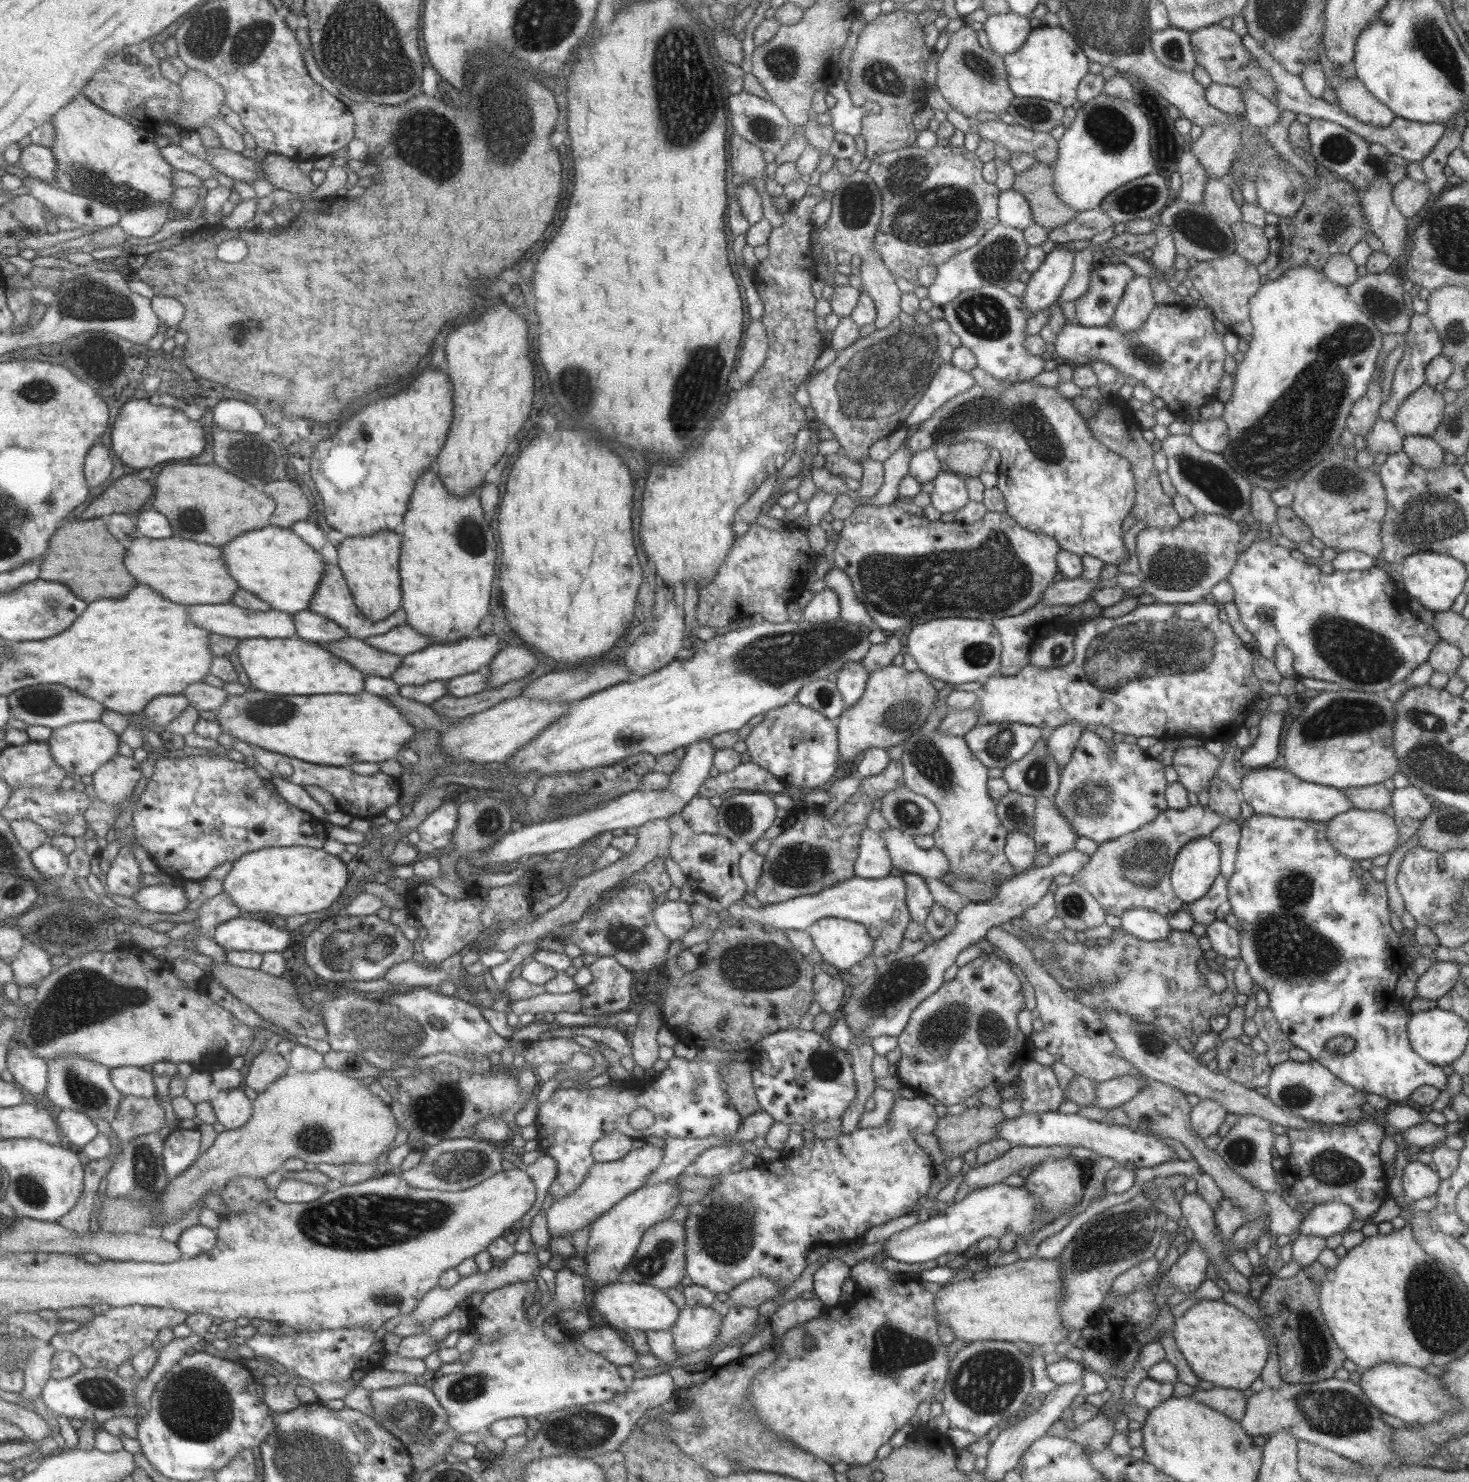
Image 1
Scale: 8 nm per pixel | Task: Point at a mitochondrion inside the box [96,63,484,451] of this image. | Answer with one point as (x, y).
(427, 152)

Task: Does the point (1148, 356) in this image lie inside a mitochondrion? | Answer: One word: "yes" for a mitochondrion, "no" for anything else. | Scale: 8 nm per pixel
yes

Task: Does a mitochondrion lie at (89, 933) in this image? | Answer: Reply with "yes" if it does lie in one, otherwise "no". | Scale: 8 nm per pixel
yes

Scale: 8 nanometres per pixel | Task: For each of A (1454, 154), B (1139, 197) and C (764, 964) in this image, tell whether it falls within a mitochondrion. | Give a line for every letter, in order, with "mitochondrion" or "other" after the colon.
A: other
B: mitochondrion
C: mitochondrion

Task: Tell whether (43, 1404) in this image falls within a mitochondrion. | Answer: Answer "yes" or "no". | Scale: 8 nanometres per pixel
no

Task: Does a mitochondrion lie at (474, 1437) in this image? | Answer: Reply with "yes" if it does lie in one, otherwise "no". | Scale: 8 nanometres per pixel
no

